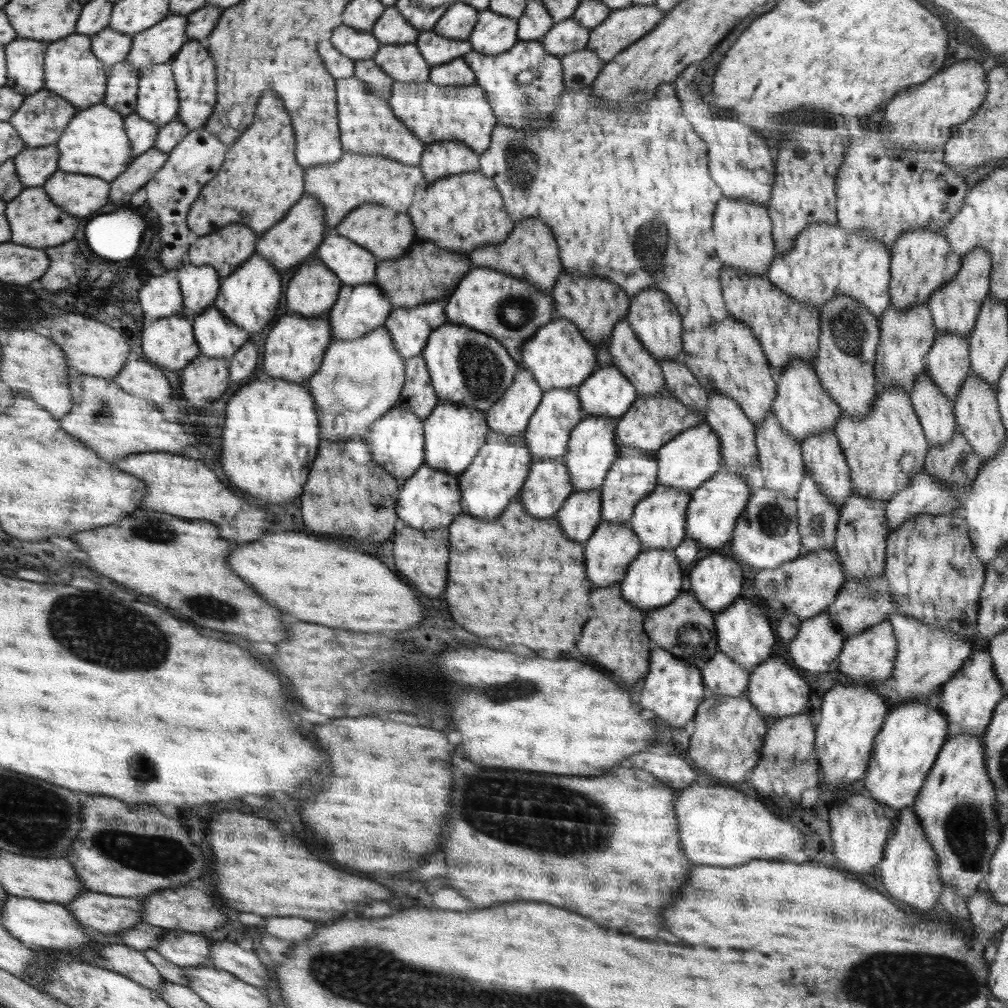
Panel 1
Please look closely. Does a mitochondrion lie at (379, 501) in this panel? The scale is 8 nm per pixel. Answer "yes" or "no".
yes

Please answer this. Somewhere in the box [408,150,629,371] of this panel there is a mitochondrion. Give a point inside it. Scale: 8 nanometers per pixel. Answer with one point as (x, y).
(515, 309)

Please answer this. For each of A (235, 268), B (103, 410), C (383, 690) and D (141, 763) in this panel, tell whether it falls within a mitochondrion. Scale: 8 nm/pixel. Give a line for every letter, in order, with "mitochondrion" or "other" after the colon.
A: other
B: mitochondrion
C: mitochondrion
D: mitochondrion

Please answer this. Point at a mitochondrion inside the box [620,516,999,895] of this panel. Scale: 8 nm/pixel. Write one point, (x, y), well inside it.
(965, 826)

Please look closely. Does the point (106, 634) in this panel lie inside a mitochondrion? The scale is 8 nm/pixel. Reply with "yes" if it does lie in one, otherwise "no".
yes

